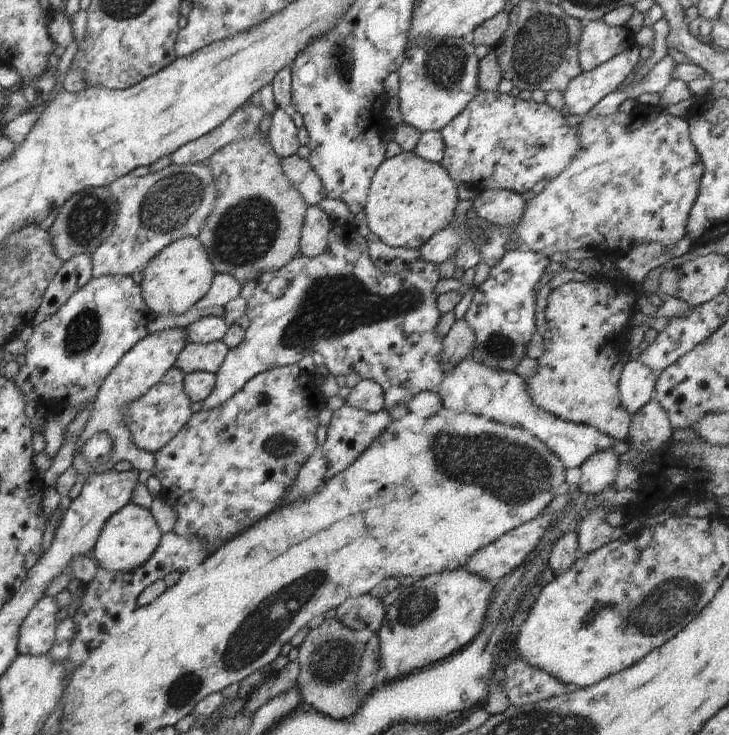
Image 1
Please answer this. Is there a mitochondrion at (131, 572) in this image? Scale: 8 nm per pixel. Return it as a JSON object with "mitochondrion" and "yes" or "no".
{"mitochondrion":"no"}

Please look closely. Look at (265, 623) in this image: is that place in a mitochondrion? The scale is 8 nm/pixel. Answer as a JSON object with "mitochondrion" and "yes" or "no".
{"mitochondrion":"yes"}

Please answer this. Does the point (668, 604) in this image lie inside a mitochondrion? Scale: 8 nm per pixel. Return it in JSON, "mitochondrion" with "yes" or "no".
{"mitochondrion":"yes"}

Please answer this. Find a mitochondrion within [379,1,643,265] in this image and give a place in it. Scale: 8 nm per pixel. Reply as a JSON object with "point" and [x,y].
{"point":[544,45]}

